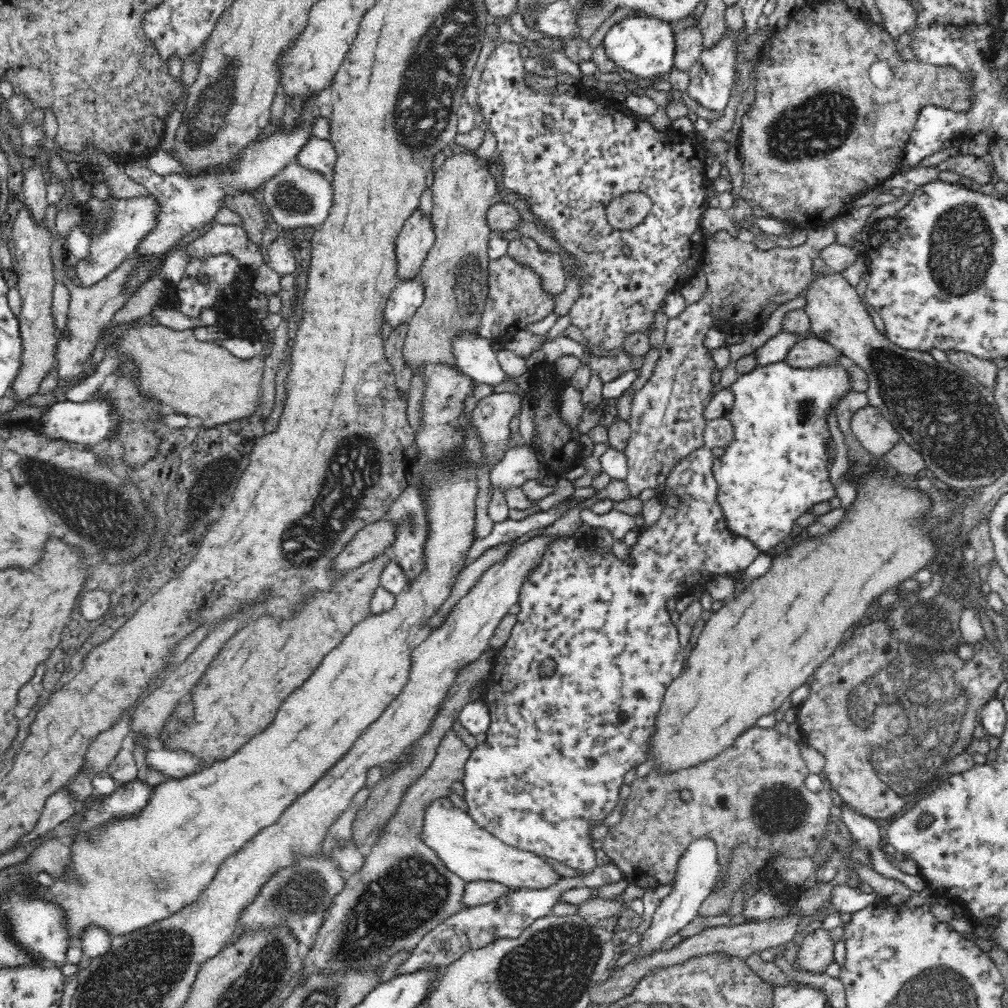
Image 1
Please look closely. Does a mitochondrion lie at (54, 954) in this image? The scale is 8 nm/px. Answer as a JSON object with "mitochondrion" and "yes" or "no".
{"mitochondrion":"no"}

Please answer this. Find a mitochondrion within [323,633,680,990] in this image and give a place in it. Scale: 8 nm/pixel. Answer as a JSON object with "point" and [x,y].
{"point":[411,892]}

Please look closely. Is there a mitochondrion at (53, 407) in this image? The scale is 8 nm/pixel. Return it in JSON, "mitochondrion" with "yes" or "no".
{"mitochondrion":"no"}

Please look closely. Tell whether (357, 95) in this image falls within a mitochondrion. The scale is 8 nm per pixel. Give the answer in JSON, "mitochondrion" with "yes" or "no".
{"mitochondrion":"no"}

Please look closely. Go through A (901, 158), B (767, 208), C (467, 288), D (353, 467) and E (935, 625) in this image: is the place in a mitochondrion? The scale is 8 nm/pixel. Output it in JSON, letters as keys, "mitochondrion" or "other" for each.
{"A":"other","B":"other","C":"mitochondrion","D":"mitochondrion","E":"mitochondrion"}

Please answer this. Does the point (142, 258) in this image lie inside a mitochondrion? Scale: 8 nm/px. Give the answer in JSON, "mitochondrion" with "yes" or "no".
{"mitochondrion":"no"}

